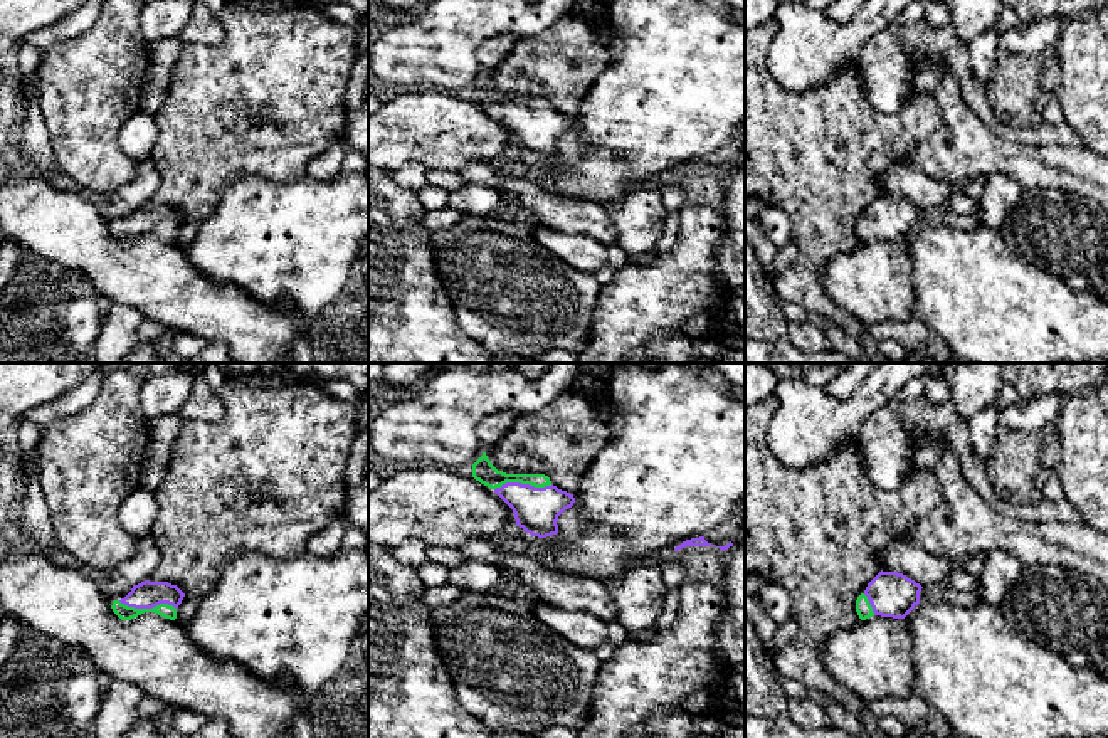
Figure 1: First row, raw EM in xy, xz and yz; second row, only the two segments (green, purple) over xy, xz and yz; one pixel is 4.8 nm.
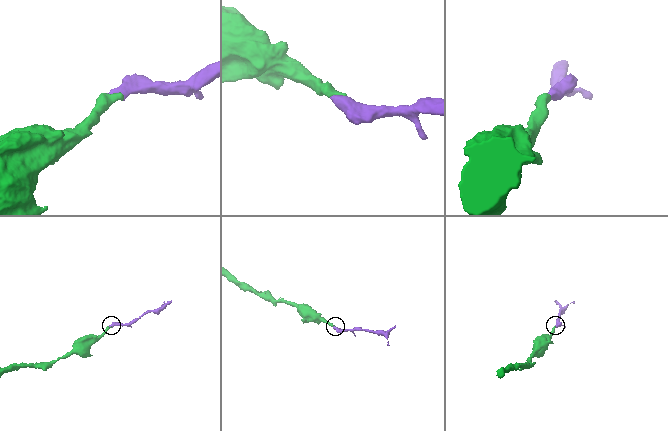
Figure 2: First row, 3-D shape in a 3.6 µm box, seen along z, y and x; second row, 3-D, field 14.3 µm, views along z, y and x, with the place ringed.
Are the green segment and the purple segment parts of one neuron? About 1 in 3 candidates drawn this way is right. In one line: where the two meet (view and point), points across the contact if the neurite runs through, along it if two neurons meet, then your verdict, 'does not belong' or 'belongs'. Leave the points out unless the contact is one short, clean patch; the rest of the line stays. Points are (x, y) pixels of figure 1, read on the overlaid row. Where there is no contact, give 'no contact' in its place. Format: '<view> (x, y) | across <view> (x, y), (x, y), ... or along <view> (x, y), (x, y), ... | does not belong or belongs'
xy (147, 609) | across xy (125, 612), (128, 609), (147, 609), (147, 594) | belongs

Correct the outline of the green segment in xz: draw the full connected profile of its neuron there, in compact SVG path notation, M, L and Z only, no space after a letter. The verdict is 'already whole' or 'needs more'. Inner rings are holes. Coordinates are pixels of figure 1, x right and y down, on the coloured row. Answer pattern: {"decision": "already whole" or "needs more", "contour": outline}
{"decision": "needs more", "contour": "M486 452L472 464L472 477L491 488L513 509L516 526L538 538L557 535L558 516L575 503L573 494L553 486L545 474L506 474L498 471Z"}

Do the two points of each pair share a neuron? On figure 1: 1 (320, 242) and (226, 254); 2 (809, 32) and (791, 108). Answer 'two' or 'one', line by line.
1: one
2: two

